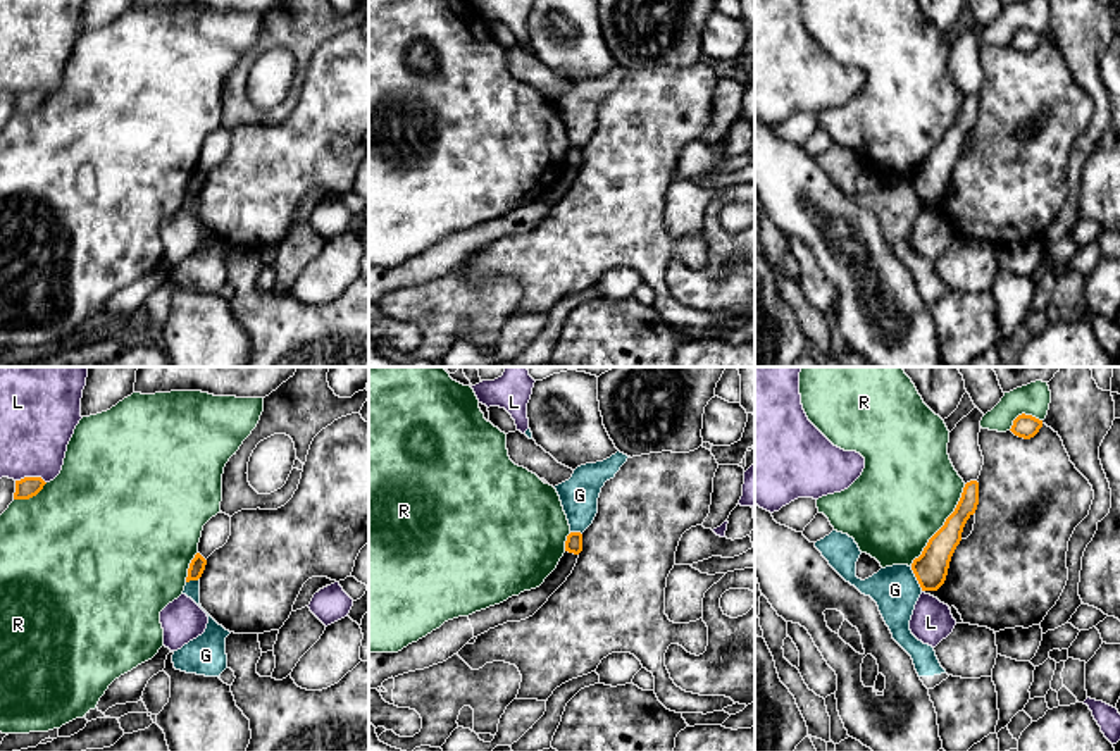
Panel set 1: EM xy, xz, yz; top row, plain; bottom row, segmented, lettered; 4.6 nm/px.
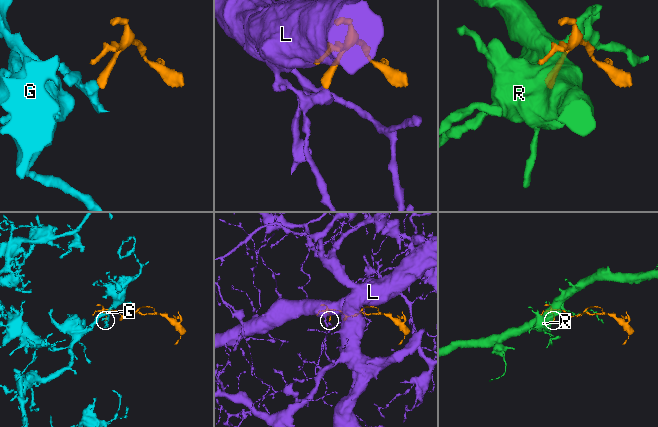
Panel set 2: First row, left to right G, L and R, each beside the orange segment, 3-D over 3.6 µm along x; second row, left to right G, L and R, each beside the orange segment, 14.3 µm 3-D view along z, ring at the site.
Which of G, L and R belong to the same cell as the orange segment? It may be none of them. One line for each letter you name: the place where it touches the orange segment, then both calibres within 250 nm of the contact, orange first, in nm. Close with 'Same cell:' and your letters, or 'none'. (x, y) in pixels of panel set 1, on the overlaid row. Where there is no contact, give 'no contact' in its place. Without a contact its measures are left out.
Same cell: none

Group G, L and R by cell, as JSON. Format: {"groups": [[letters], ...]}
{"groups": [["G"], ["L"], ["R"]]}

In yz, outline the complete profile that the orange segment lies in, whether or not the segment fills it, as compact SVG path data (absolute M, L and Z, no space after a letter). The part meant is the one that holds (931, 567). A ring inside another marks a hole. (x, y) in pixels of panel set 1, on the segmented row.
M979 482L965 484L955 512L944 525L929 539L922 555L913 560L912 570L922 591L937 591L948 575L951 556L961 541L967 520L975 513L979 505Z

